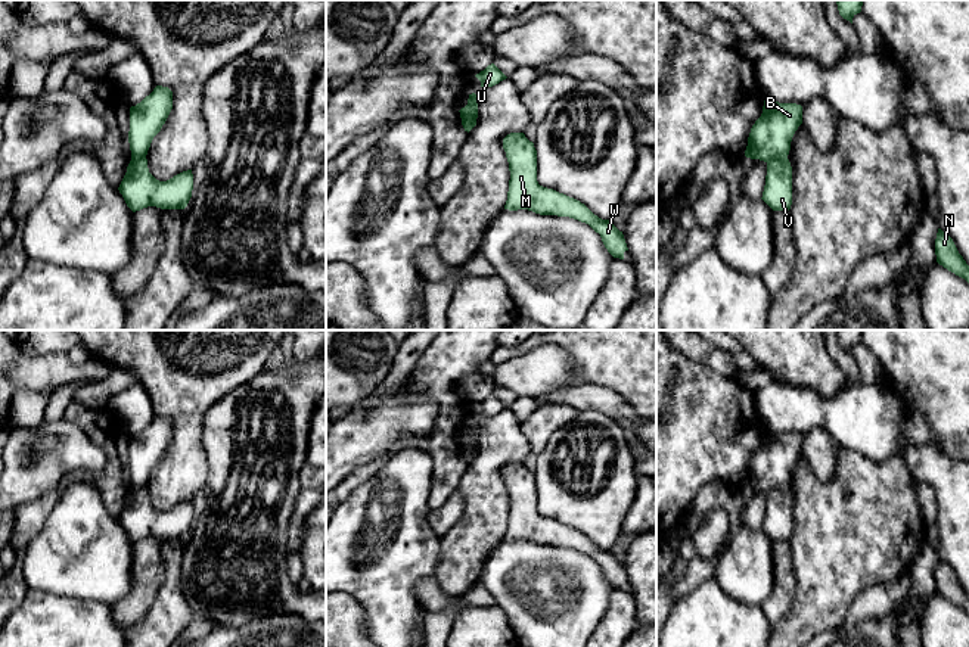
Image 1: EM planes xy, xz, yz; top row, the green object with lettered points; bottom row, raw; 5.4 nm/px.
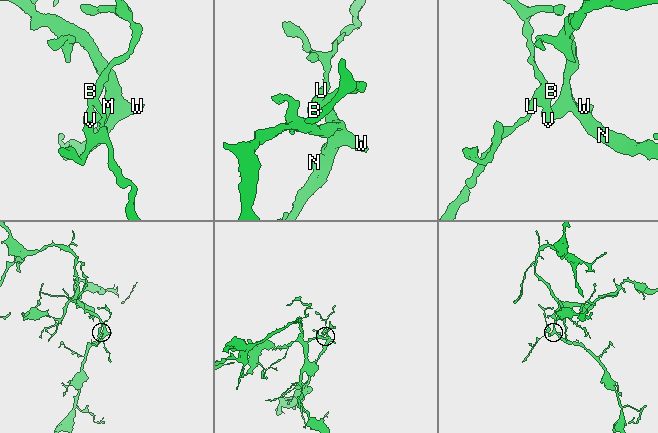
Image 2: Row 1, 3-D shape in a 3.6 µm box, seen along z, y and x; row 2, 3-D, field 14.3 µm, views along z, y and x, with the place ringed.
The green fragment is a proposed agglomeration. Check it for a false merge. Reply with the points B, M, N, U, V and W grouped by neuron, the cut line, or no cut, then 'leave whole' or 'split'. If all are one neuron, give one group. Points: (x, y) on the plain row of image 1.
B U / M N V W; cut in yz along (786, 487), (767, 492); split

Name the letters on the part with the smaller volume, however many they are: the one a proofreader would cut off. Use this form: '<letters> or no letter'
B, U

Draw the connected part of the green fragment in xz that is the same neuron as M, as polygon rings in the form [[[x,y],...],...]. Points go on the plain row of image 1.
[[[524,463],[507,464],[503,479],[510,501],[504,539],[528,539],[540,545],[569,547],[586,553],[600,564],[614,588],[624,590],[624,582],[628,581],[624,564],[609,550],[599,548],[580,531],[538,514],[537,480]]]

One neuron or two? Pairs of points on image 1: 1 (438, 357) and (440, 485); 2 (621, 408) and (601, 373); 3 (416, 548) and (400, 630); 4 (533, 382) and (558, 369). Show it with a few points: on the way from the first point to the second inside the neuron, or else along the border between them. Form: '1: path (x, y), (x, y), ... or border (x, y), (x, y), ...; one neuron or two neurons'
1: path (441, 389), (446, 395), (446, 453); one neuron
2: border (580, 383), (596, 383), (611, 388), (636, 410); two neurons
3: path (400, 569), (400, 609); one neuron
4: path (539, 376), (546, 369), (552, 369); one neuron

